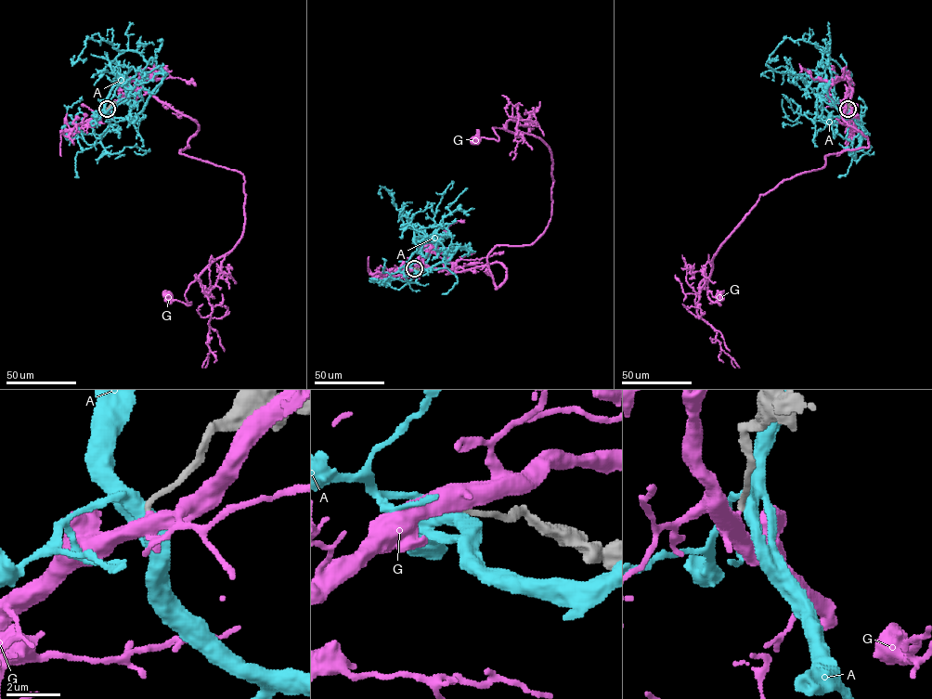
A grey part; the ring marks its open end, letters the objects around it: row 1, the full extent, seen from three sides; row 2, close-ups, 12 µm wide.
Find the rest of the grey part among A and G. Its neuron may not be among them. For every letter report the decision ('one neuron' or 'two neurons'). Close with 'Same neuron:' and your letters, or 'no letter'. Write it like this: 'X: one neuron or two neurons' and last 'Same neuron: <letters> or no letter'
A: two neurons
G: one neuron
Same neuron: G

